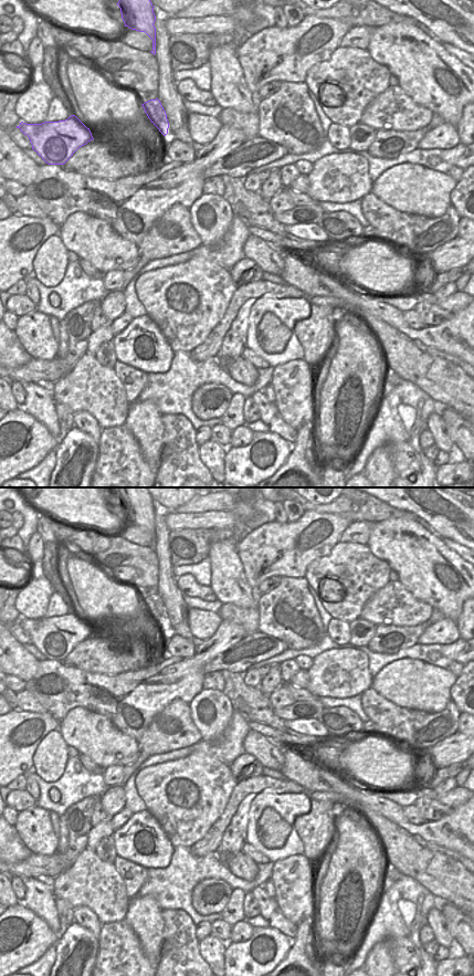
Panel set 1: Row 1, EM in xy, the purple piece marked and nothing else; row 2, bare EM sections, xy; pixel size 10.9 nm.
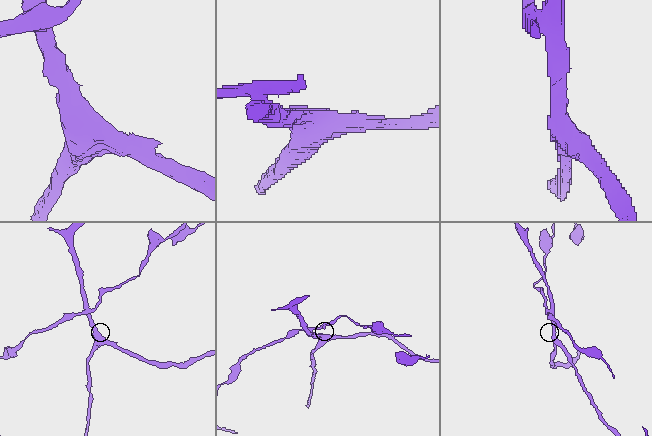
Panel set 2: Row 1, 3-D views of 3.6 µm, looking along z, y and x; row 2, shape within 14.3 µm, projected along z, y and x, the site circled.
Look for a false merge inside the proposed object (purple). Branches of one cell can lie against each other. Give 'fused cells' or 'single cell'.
fused cells

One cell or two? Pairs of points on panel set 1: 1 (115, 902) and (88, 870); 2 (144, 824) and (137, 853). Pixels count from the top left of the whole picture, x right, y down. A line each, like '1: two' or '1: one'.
1: one
2: one

